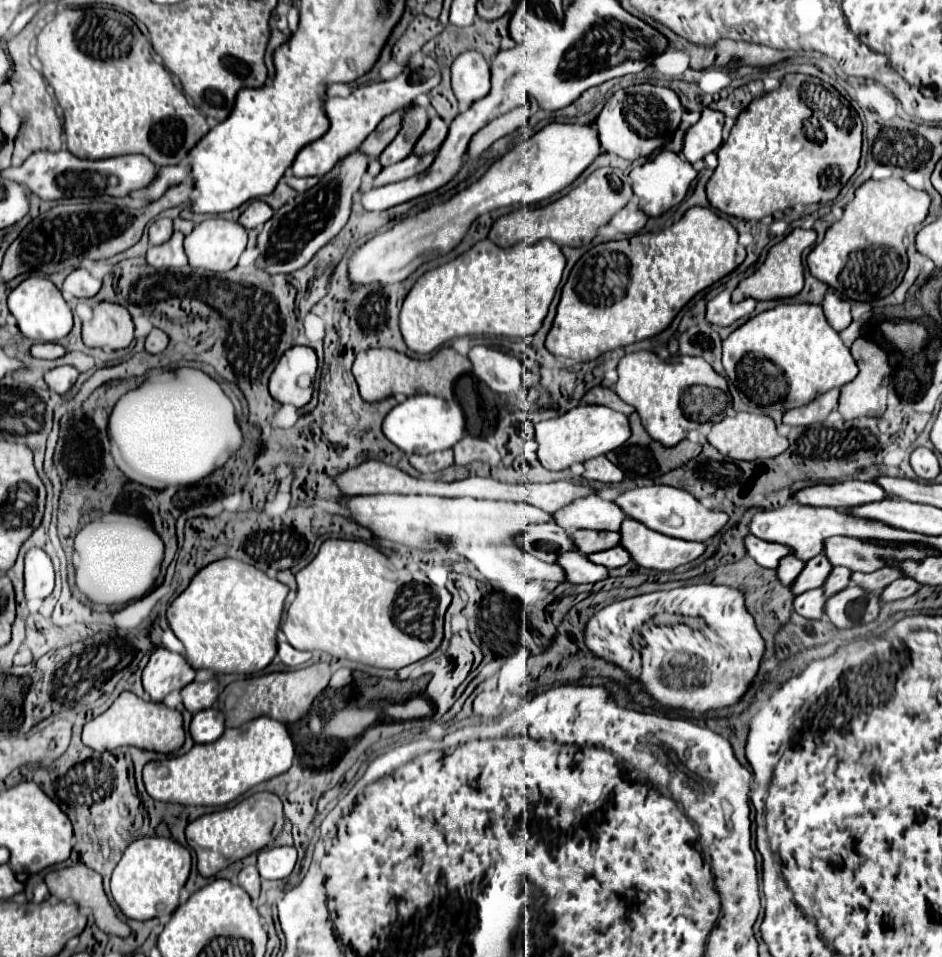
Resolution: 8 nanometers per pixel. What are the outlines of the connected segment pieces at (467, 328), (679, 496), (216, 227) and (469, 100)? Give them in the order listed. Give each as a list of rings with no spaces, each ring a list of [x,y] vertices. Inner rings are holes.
[[[491,240],[477,242],[471,250],[457,256],[455,260],[425,272],[411,292],[407,294],[401,314],[399,328],[409,350],[417,354],[429,354],[447,340],[459,336],[511,336],[511,338],[529,338],[539,328],[543,318],[547,316],[549,304],[555,296],[555,288],[561,282],[561,274],[566,266],[566,258],[561,254],[561,248],[551,240],[541,240],[537,244],[517,244],[511,248],[499,248]]]
[[[651,486],[651,488],[635,488],[619,494],[613,500],[629,518],[643,522],[647,528],[657,530],[665,536],[671,538],[681,538],[681,540],[709,540],[715,536],[725,522],[729,520],[725,512],[715,512],[707,510],[701,502],[697,502],[689,492],[673,486]]]
[[[211,218],[193,228],[185,238],[185,254],[193,268],[227,272],[237,266],[237,260],[247,244],[247,230],[223,218]]]
[[[477,50],[463,52],[451,66],[451,86],[459,100],[459,110],[465,112],[475,100],[489,94],[491,62]]]

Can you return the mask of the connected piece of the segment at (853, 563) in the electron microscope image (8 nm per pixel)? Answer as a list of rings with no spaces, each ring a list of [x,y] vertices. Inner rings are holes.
[[[833,536],[823,542],[823,554],[833,566],[845,566],[849,570],[859,570],[859,572],[873,572],[879,570],[887,564],[889,558],[913,558],[921,560],[925,558],[917,550],[911,550],[911,546],[905,546],[901,550],[895,548],[879,548],[869,544],[867,540],[859,538],[845,538],[845,536]]]

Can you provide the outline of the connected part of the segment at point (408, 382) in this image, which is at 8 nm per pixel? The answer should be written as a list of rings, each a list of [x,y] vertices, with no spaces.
[[[371,348],[367,352],[361,352],[353,364],[353,376],[357,380],[361,398],[365,402],[379,402],[393,394],[415,396],[415,394],[421,394],[423,390],[433,390],[431,394],[451,400],[453,398],[453,382],[465,372],[471,372],[471,362],[467,356],[457,354],[453,348],[441,348],[427,362],[411,360],[405,354],[399,354],[391,348]]]

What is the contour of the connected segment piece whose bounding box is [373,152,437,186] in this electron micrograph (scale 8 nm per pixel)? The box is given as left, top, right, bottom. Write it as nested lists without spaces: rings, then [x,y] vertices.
[[[429,152],[429,154],[423,154],[423,156],[411,154],[409,158],[393,164],[393,166],[383,168],[381,174],[375,178],[373,186],[385,186],[385,184],[391,184],[391,182],[399,182],[399,180],[405,180],[405,178],[411,178],[415,174],[421,174],[433,164],[435,156],[437,156],[437,152]]]

